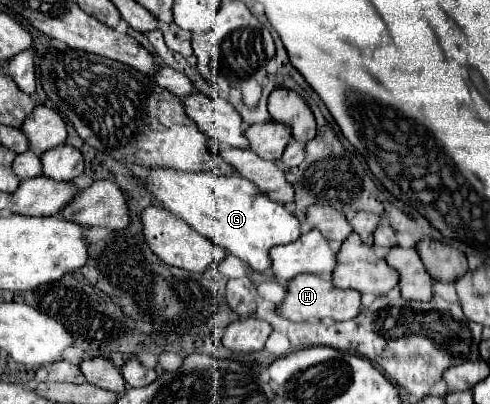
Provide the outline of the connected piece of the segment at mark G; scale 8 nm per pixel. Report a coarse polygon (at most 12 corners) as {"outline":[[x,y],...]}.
{"outline":[[149,168],[161,208],[269,270],[297,218],[237,172]]}

